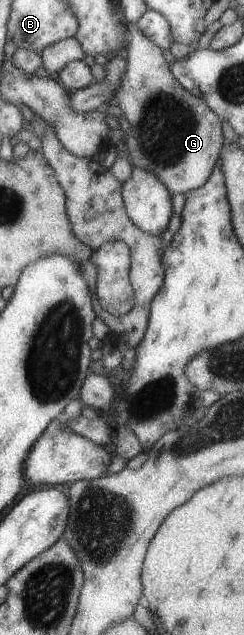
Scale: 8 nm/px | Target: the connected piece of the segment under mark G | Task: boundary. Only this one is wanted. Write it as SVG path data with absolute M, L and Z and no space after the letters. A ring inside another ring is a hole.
M127 22L126 25L129 33L127 70L114 95L114 103L122 109L123 117L132 125L130 129L127 129L128 131L124 132L130 163L154 172L172 195L199 188L210 177L223 151L226 142L222 134L223 119L217 116L203 99L192 95L178 83L162 54L161 47L148 39L148 36L138 29L136 23Z

